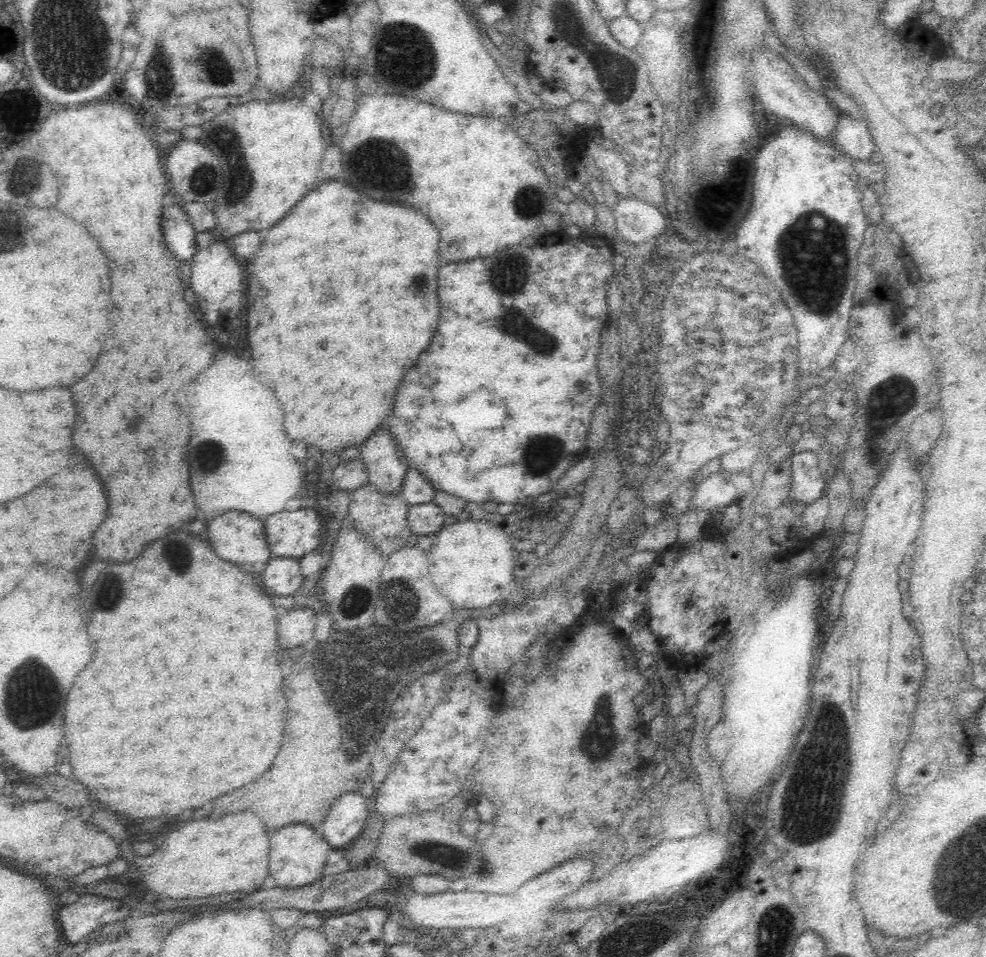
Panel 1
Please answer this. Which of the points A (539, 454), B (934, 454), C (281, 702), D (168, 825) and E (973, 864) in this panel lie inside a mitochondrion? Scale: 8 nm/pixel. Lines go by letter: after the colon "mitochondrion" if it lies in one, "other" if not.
A: mitochondrion
B: other
C: other
D: other
E: mitochondrion

